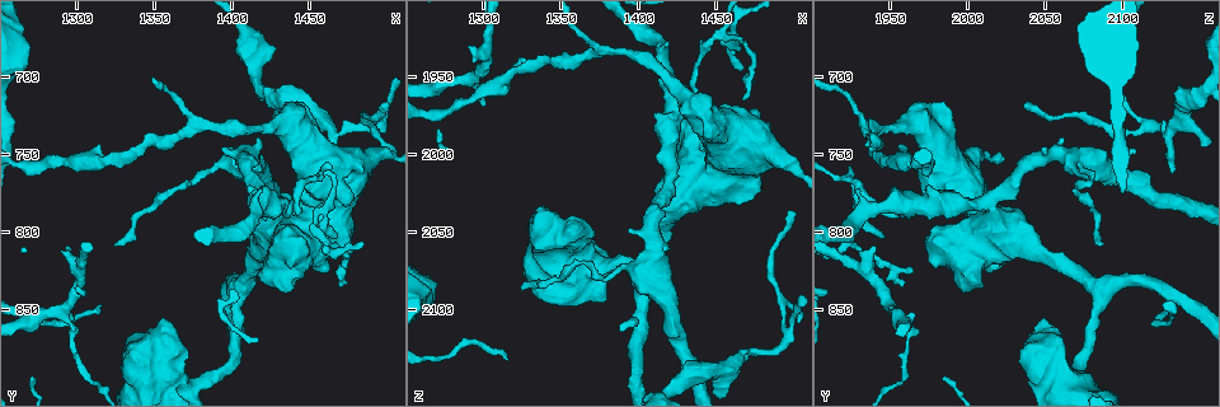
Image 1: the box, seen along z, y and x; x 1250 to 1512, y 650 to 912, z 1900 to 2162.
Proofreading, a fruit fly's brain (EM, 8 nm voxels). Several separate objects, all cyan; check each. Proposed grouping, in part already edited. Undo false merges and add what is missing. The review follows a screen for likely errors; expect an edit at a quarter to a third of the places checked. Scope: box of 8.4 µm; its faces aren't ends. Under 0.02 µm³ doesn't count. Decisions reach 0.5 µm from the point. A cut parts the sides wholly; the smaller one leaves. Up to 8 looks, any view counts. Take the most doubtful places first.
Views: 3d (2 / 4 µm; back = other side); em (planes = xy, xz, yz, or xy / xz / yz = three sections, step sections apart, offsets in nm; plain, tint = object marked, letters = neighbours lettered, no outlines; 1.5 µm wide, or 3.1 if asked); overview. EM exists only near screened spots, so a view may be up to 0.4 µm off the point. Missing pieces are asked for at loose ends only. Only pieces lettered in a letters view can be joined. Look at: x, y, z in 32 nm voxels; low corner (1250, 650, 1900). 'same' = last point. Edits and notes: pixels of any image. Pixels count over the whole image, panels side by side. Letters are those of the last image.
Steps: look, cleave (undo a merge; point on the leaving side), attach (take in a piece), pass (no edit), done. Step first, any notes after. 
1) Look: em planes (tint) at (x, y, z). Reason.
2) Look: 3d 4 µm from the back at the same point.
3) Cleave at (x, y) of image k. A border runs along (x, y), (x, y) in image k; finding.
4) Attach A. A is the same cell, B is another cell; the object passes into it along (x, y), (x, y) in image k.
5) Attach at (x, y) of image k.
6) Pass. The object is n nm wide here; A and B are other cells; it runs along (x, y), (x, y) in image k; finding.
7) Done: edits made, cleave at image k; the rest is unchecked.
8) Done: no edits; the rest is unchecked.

Look: 3d 2 µm at (1468, 764, 2130). Branch stops here.

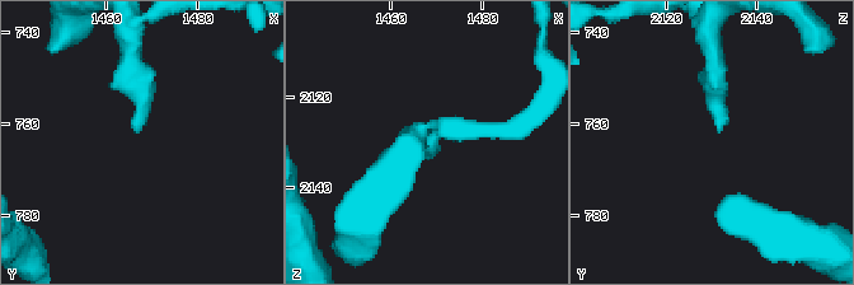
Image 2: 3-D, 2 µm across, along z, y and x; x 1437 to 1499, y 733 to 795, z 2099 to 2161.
Look: em yz step 8 (letters) at (1467, 762, 2132). Shape alone is not enough.

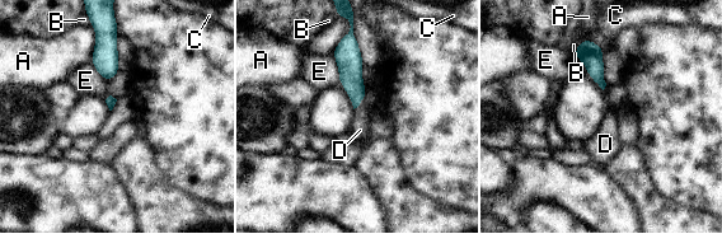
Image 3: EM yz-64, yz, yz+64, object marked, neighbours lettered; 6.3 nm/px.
Look: em planes (letters) at the same point.

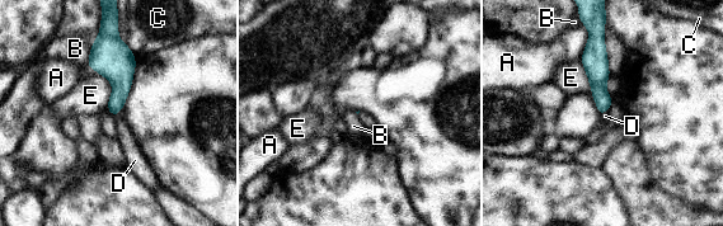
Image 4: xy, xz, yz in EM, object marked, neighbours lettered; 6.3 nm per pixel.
Attach D. D is the same cell, A, B, C and E are other cells; the object passes into it along (120, 73), (118, 112), (128, 144) in image 4; it goes on there.

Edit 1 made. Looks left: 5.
Look: 3d 4 µm from the back at (1360, 858, 2044). Free end.

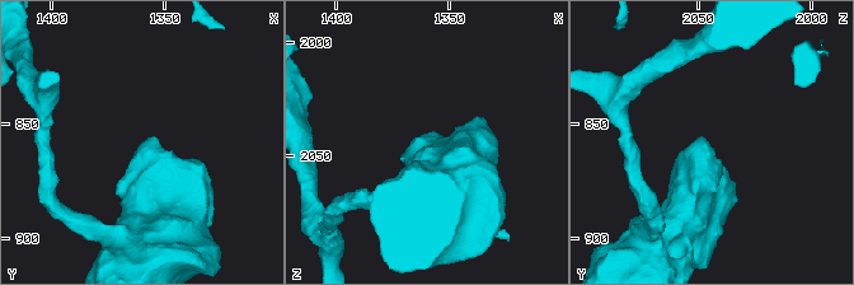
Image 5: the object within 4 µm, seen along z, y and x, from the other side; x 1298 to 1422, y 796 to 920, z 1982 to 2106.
Look: em planes (letters) at (1360, 859, 2045).

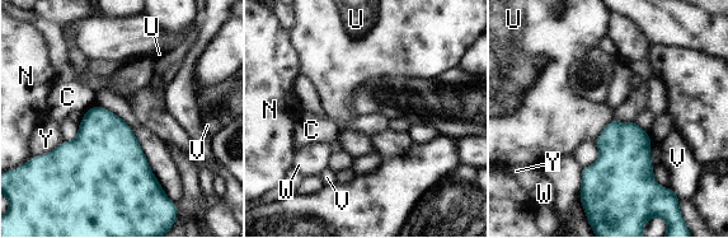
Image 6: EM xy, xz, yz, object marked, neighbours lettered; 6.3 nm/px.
Pass. The longest contact is with U, 190 nm; C, N, U, V, W and Y are other cells; a border runs along (611, 118), (593, 141) in image 6; none of them fits.

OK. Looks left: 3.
Look: em xz step 4 (letters) at (1470, 834, 1958).

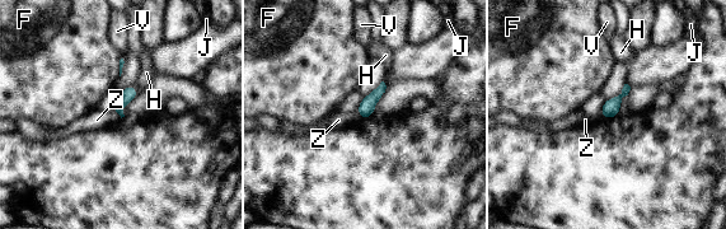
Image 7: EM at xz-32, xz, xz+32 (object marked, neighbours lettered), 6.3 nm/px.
Look: em planes (letters) at the same point. Another direction.

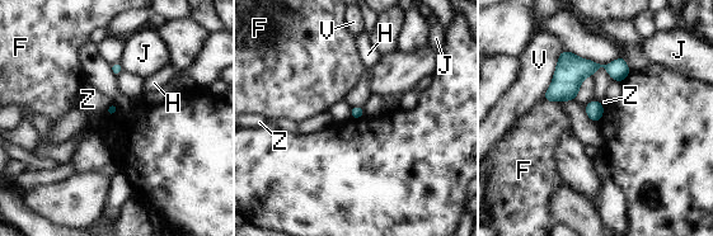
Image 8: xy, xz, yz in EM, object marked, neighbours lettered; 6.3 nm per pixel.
Pass. F, H, J, V and Z are other cells; a border runs along (112, 102), (104, 112) in image 8; no lettered piece goes on from it.

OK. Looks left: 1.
Done: edits made, attach at image 4; the rest is unchecked.

